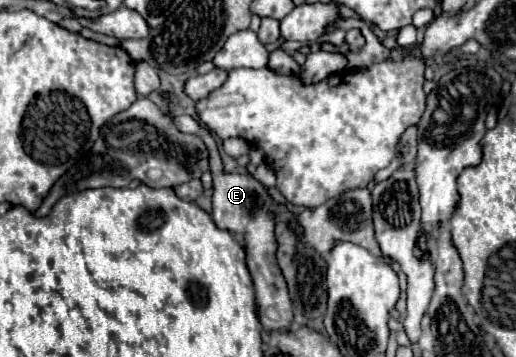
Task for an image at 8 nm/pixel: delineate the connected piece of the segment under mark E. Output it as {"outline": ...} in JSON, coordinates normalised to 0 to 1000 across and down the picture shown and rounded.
{"outline":[[[349,322],[337,333],[337,350],[360,373],[376,373],[384,378],[403,423],[407,423],[407,479],[415,496],[415,546],[411,546],[411,613],[422,636],[434,636],[442,647],[453,647],[457,658],[473,664],[473,703],[477,703],[477,742],[481,759],[488,770],[492,787],[492,815],[496,815],[496,877],[504,905],[523,927],[523,922],[558,922],[558,910],[566,905],[566,849],[558,832],[558,810],[554,810],[554,787],[547,776],[547,759],[539,748],[535,731],[535,697],[539,697],[539,675],[535,675],[535,619],[527,602],[527,580],[531,580],[531,552],[519,541],[519,529],[492,501],[488,490],[453,490],[453,485],[438,485],[430,468],[430,445],[419,412],[419,395],[411,384],[411,373],[384,345],[380,333],[364,328],[364,322]]]}

